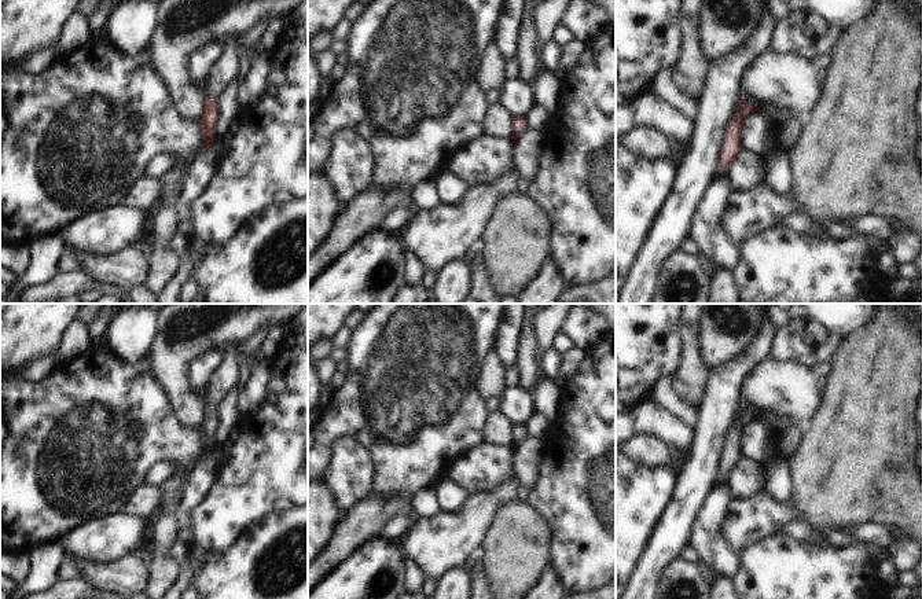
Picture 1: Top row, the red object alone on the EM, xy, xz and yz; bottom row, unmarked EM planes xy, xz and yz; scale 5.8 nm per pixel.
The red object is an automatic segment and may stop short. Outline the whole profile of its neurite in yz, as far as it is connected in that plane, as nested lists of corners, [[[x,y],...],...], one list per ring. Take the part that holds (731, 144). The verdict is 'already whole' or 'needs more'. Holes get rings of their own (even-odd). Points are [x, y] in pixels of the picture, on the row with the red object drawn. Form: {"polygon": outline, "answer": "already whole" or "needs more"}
{"polygon": [[[768,49],[757,56],[745,70],[739,84],[738,103],[732,120],[727,125],[724,140],[719,152],[717,166],[728,168],[741,146],[741,131],[745,120],[756,113],[763,104],[769,103],[776,107],[790,110],[791,113],[804,114],[808,117],[813,110],[820,96],[823,95],[823,65],[807,59],[798,54],[785,54]]], "answer": "needs more"}

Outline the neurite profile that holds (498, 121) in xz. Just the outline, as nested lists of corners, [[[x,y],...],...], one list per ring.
[[[499,103],[489,104],[484,118],[484,135],[511,139],[513,115]]]

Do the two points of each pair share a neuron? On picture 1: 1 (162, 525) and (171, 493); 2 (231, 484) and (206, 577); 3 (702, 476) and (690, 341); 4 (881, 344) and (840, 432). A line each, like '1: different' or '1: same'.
1: different
2: different
3: different
4: same

